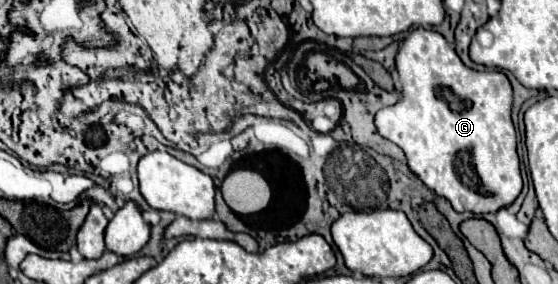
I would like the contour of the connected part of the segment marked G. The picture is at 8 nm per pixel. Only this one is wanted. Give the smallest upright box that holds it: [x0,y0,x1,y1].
[375,28,523,216]

